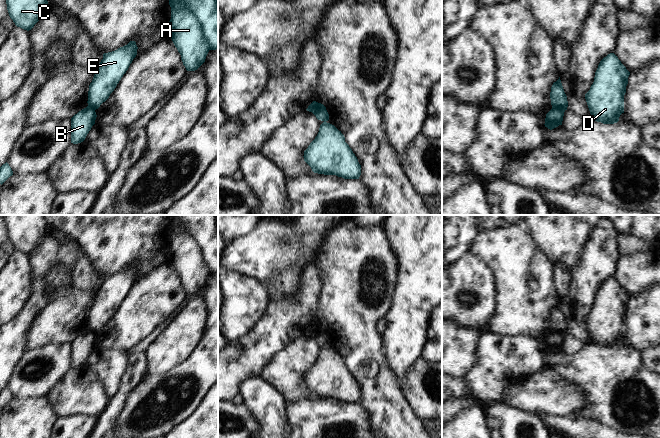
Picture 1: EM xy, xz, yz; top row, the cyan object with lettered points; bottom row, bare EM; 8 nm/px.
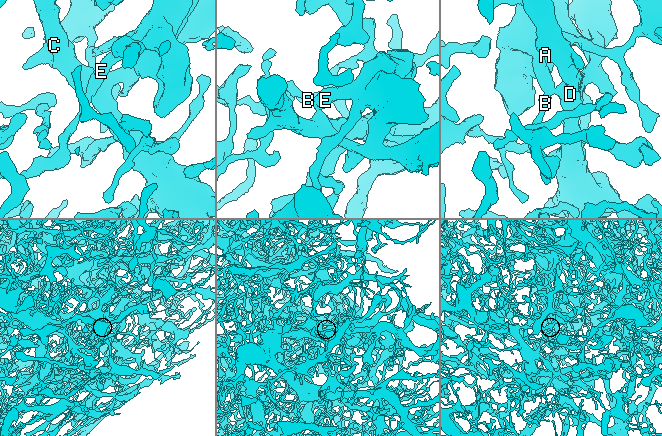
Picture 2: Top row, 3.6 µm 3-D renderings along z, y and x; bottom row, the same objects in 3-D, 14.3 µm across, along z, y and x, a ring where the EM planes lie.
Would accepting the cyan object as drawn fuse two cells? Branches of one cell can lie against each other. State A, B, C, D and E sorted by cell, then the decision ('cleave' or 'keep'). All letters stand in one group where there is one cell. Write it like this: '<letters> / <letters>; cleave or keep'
A B C D / E; cleave

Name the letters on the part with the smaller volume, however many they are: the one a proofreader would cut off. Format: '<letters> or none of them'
E

